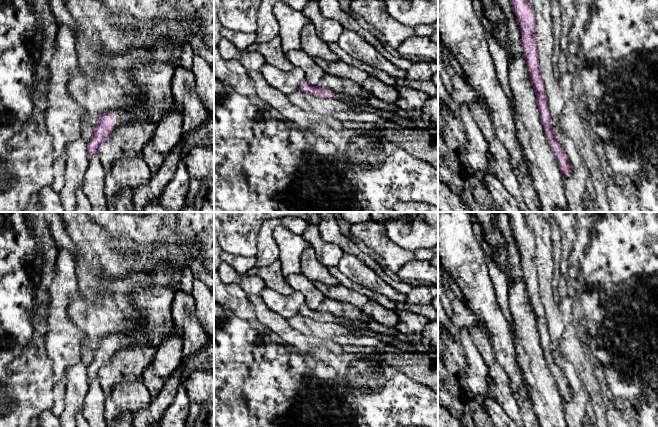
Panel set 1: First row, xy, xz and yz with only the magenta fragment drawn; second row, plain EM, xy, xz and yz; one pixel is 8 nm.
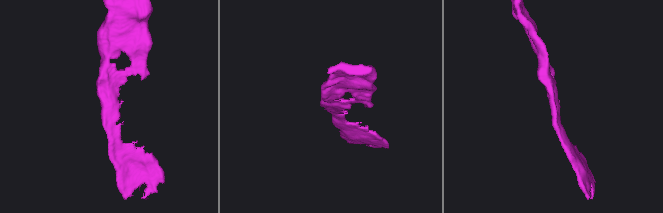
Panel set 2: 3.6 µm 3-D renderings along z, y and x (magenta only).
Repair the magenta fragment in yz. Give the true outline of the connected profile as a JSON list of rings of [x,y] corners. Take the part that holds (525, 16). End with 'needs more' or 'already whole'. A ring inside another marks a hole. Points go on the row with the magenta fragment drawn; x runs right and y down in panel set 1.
[[[527,0],[510,1],[513,12],[516,15],[517,24],[520,27],[524,58],[526,60],[530,80],[536,94],[540,121],[544,127],[549,145],[558,160],[562,173],[568,176],[570,174],[571,163],[563,146],[555,138],[555,134],[551,126],[551,112],[547,104],[545,85],[541,77],[538,45],[536,40],[535,13]]]; already whole

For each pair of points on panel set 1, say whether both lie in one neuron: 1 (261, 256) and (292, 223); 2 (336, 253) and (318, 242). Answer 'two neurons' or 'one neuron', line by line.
1: one neuron
2: one neuron

